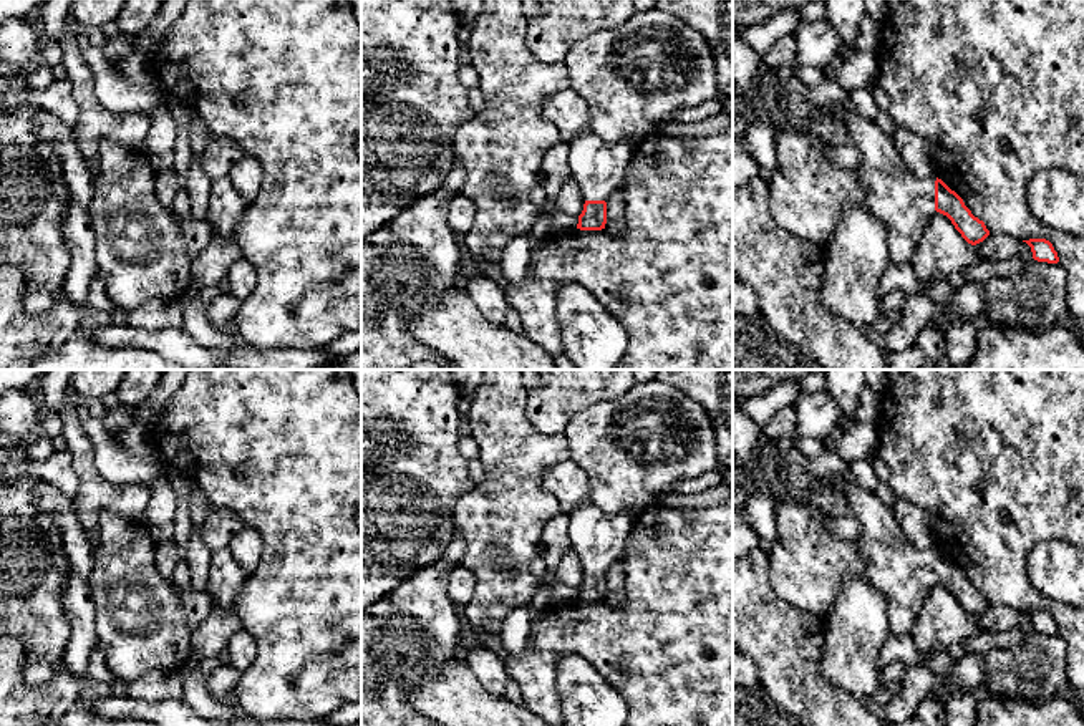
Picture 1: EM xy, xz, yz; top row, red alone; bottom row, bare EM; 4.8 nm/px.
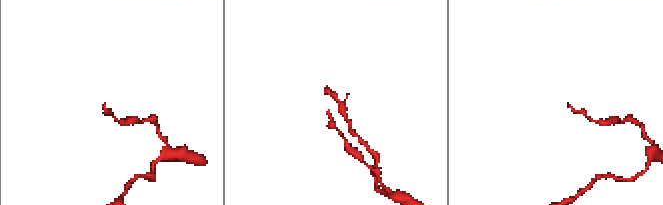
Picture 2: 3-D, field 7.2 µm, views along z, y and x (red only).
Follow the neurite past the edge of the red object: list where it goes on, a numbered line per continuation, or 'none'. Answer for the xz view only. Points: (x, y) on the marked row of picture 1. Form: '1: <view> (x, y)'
1: xz (599, 168)

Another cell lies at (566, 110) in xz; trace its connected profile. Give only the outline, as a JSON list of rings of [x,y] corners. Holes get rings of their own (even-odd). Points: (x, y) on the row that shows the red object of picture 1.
[[[570,86],[544,99],[542,116],[557,128],[560,143],[570,144],[573,139],[590,131],[588,106]]]

